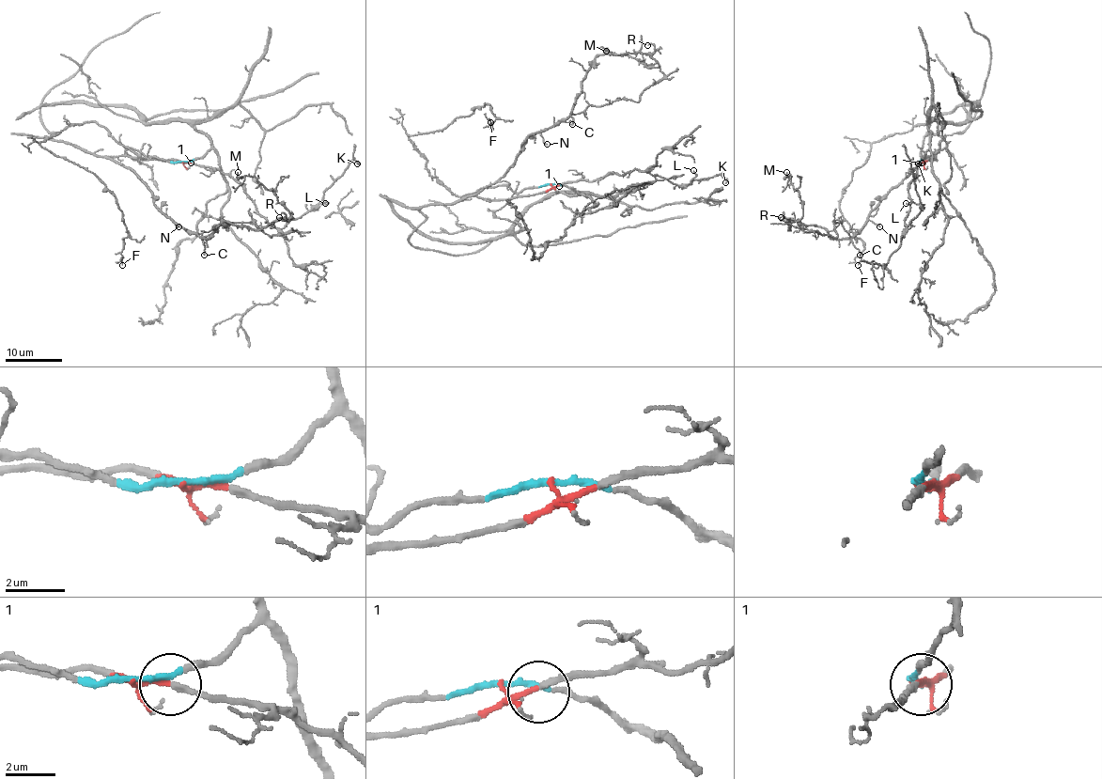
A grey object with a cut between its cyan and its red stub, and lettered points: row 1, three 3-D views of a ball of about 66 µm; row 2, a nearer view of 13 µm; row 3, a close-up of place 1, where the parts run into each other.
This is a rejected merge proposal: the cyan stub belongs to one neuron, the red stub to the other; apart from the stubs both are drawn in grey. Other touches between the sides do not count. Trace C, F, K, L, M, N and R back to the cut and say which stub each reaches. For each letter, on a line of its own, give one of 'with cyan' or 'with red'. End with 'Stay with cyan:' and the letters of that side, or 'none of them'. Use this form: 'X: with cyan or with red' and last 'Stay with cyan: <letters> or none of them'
C: with red
F: with cyan
K: with red
L: with red
M: with red
N: with red
R: with red
Stay with cyan: F

